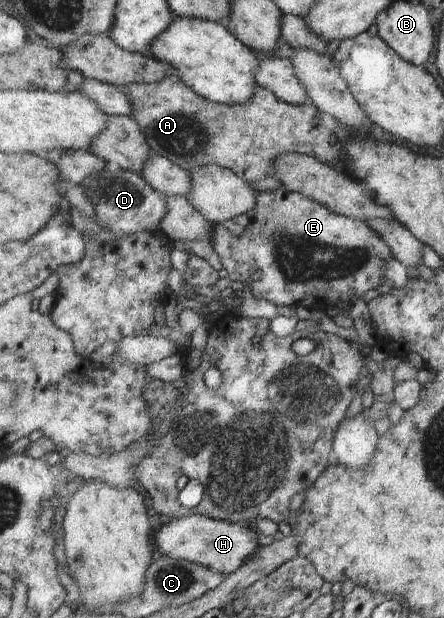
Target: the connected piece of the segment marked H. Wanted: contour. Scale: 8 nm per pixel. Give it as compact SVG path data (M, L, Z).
M203 514L172 519L154 532L155 547L163 555L184 561L191 561L224 575L234 573L243 563L255 556L253 528L230 523Z

